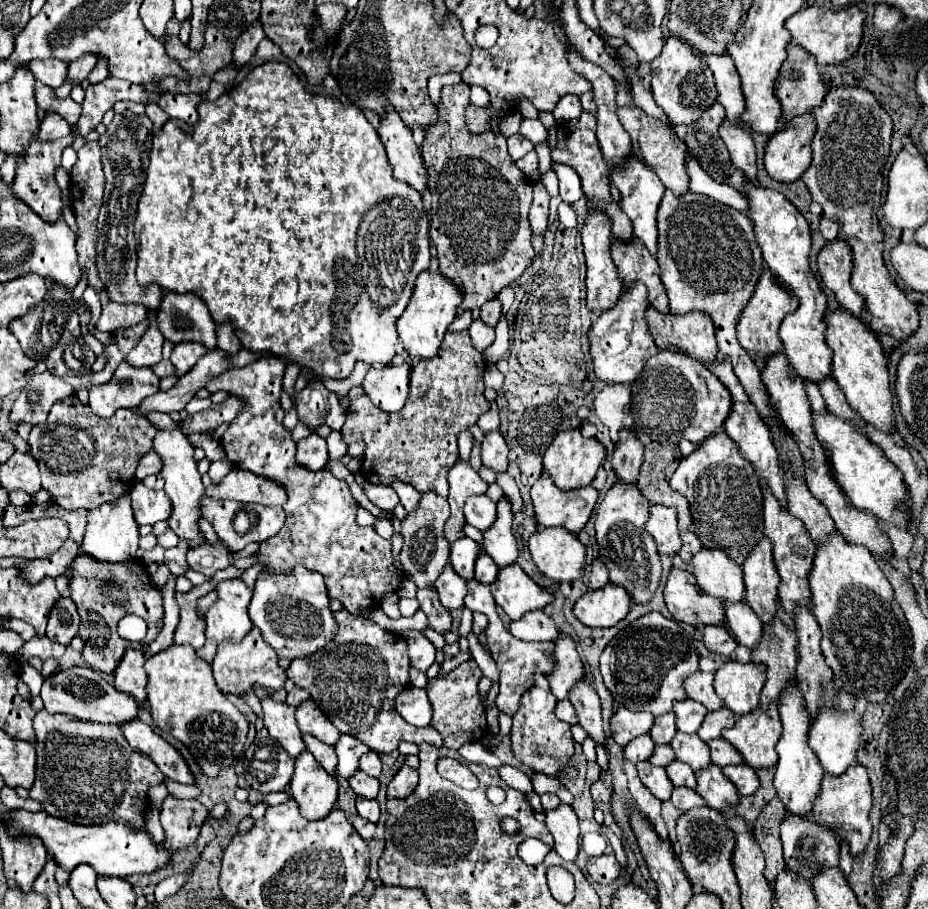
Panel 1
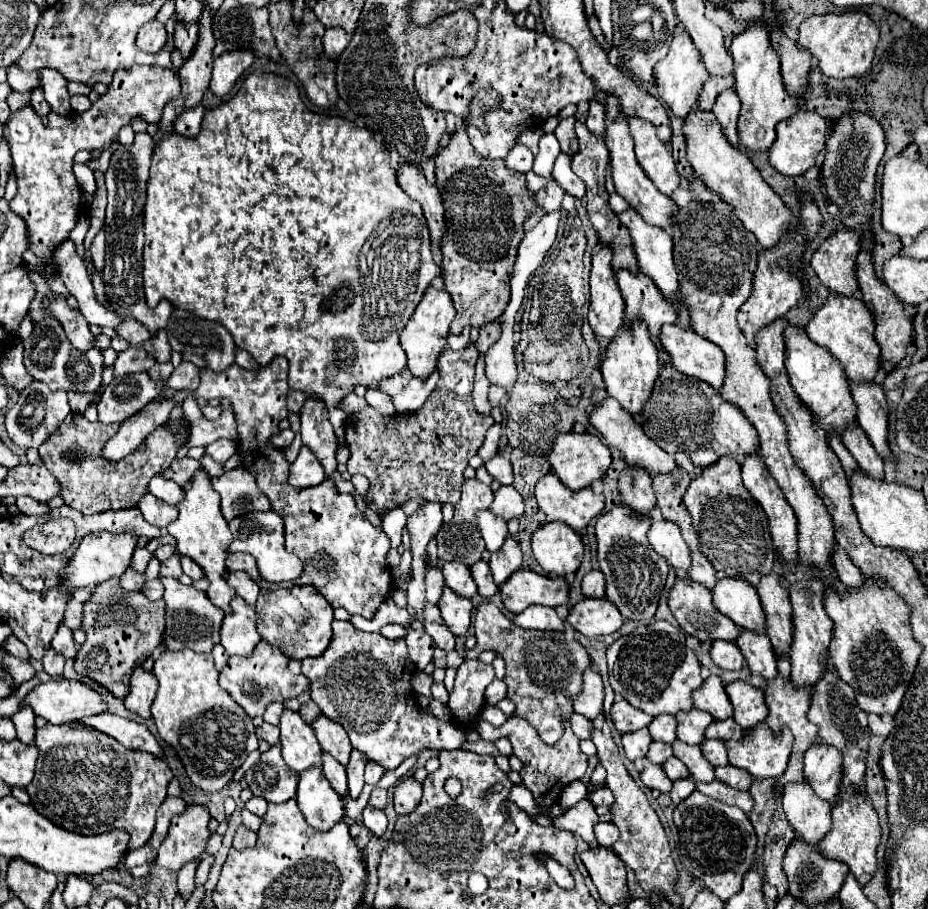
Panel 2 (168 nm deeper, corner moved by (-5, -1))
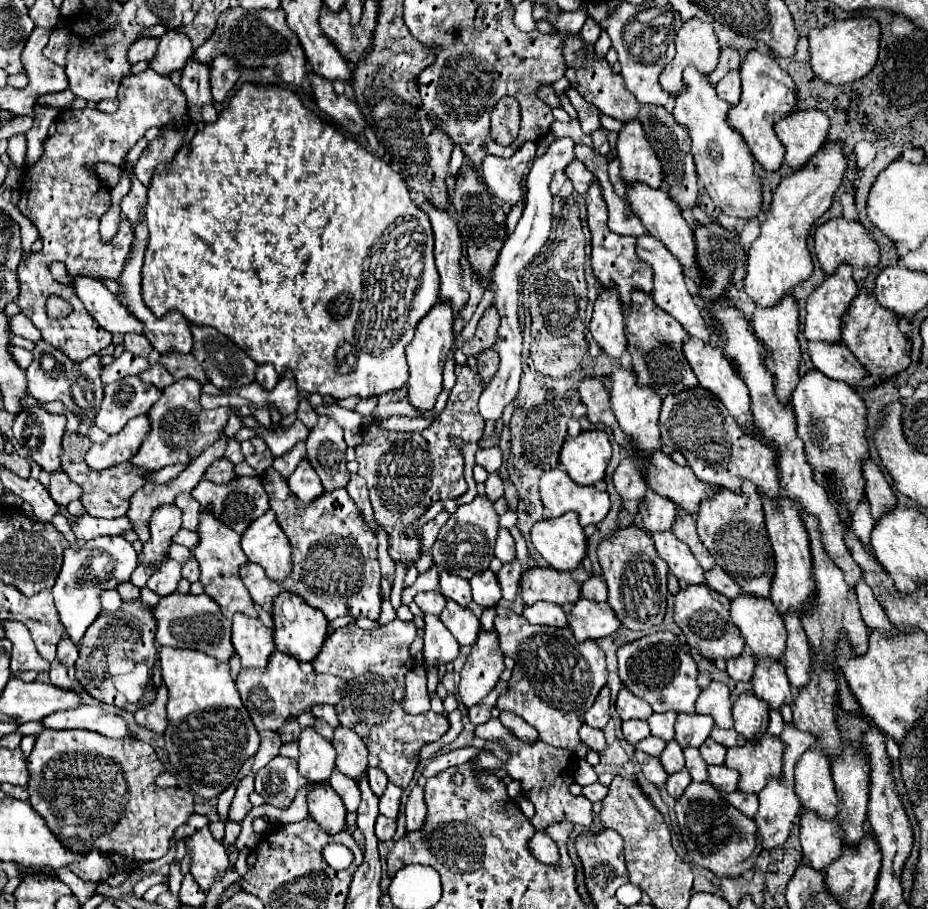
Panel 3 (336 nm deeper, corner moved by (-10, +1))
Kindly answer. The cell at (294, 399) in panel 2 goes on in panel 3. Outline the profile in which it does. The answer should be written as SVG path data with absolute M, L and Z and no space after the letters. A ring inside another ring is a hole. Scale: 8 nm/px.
M301 399L299 409L297 409L297 419L301 419L301 421L303 421L303 425L305 425L307 429L313 429L313 427L317 425L319 415L313 411L313 407L309 405L309 401L307 401L307 399Z

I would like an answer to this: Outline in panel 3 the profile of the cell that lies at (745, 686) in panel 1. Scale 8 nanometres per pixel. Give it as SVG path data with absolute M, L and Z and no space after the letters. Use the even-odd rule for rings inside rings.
M743 693L733 703L735 731L739 731L747 741L761 737L769 725L769 709L753 693Z

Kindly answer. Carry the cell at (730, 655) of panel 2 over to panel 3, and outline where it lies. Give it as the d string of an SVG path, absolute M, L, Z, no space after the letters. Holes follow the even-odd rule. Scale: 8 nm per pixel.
M741 655L727 663L727 675L733 681L751 681L755 669L755 659L751 655Z

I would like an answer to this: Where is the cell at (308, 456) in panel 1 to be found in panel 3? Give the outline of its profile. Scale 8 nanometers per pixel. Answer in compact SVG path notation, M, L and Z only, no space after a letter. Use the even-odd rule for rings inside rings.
M303 459L299 463L299 467L295 469L295 473L289 477L287 485L289 485L291 493L301 503L311 503L311 501L315 501L323 493L323 487L319 485L319 477L317 477L315 469L311 469L311 465L309 465L307 459Z

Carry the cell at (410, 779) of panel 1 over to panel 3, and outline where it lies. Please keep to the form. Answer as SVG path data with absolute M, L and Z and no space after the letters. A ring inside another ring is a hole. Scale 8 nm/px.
M415 787L409 793L407 805L405 805L405 815L407 815L407 831L421 831L427 815L427 805L423 799L423 789Z

